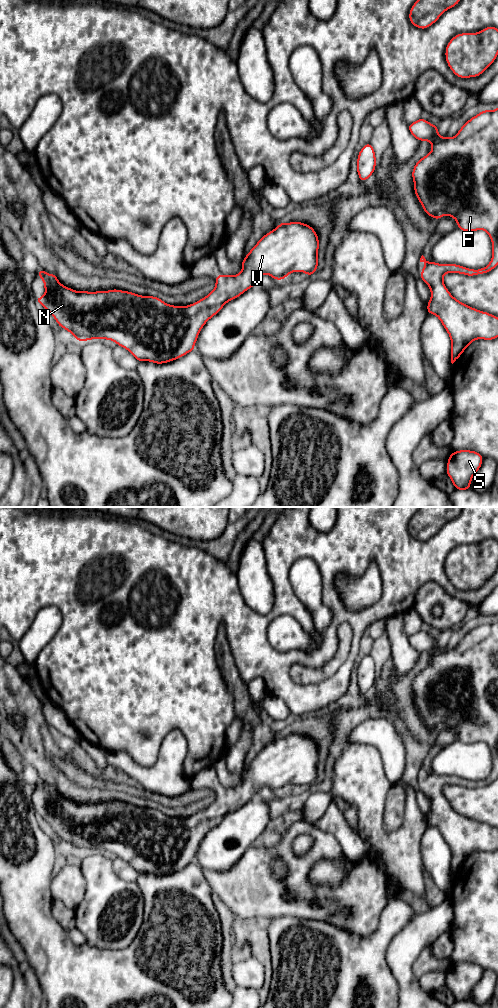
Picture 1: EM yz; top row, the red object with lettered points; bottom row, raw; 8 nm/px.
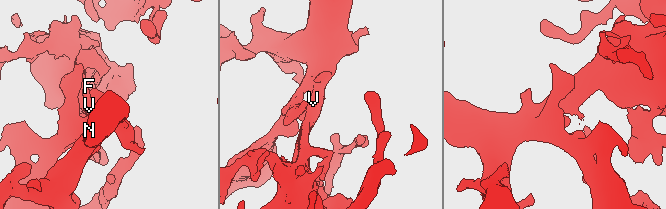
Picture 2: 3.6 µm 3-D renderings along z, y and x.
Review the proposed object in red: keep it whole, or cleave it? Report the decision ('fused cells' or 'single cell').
single cell

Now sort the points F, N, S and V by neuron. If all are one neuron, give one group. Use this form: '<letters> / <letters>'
F N S V

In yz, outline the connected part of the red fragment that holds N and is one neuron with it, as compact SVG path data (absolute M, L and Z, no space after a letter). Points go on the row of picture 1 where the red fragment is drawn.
M281 222L275 229L265 234L241 261L242 270L238 275L223 275L216 278L215 288L204 298L188 306L166 304L158 297L142 296L129 291L112 289L108 291L75 291L62 285L56 274L47 274L41 268L39 278L44 281L45 295L35 298L55 319L59 327L70 332L79 342L92 339L113 340L118 346L127 349L139 361L163 364L177 360L194 351L199 332L206 322L220 312L223 306L257 285L257 278L267 274L275 280L283 280L292 272L304 272L309 277L318 267L319 239L313 227L302 222Z

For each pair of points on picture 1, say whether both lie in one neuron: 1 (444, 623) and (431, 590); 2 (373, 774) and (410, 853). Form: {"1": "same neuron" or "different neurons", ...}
{"1": "same neuron", "2": "same neuron"}

